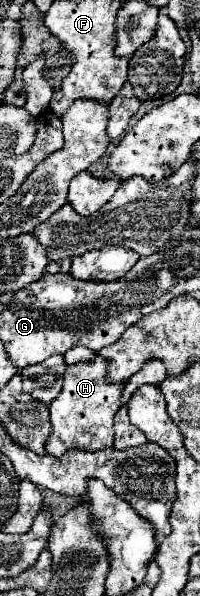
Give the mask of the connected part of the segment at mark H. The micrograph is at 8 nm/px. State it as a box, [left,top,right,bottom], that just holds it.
[50,354,124,450]

